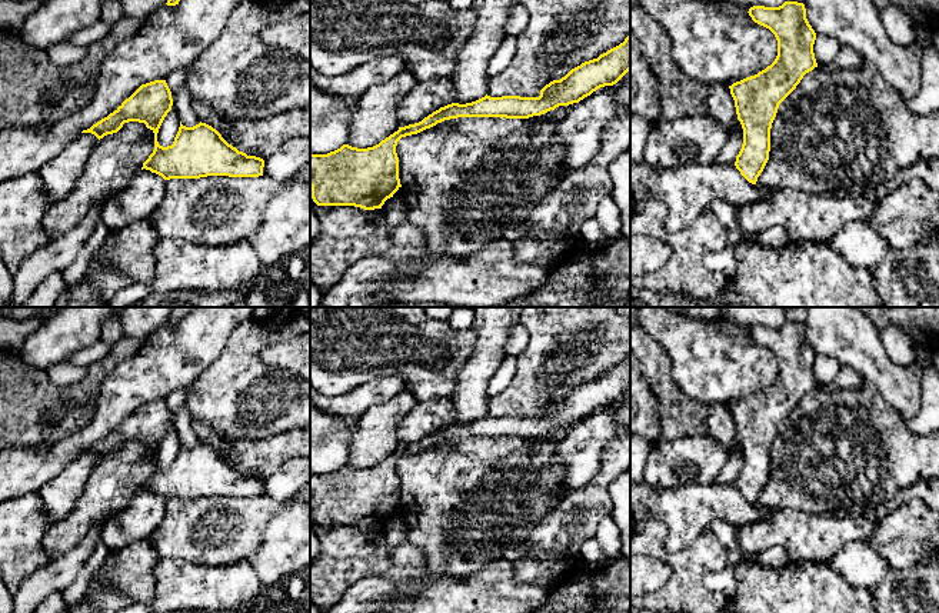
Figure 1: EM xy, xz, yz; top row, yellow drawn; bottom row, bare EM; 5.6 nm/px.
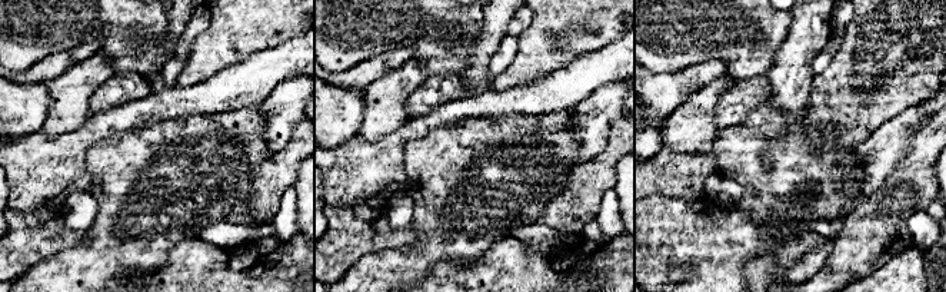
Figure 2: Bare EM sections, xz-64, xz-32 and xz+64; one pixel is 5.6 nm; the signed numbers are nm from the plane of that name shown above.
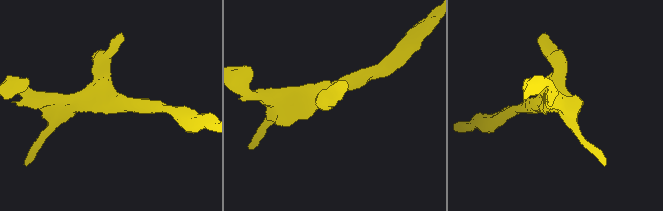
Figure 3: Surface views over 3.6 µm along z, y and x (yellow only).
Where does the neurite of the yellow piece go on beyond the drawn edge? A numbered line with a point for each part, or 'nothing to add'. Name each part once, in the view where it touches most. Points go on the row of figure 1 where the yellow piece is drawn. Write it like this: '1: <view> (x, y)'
nothing to add

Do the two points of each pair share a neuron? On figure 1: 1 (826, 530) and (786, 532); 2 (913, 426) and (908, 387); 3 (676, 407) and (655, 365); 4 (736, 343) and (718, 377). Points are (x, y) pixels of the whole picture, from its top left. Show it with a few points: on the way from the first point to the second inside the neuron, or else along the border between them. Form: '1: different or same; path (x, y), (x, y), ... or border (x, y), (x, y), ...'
1: same; path (816, 532), (796, 532)
2: different; border (921, 386), (921, 407), (906, 423)
3: same; path (669, 397), (659, 375)
4: same; path (728, 352), (718, 362), (718, 369)

